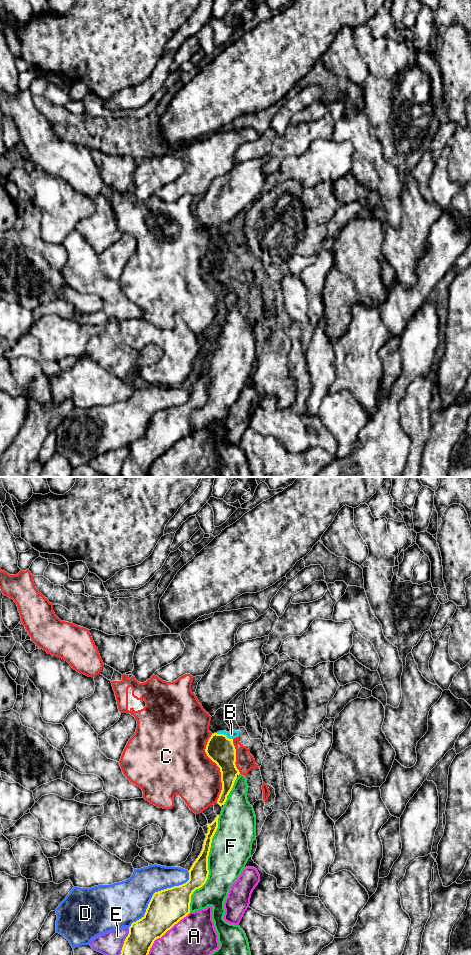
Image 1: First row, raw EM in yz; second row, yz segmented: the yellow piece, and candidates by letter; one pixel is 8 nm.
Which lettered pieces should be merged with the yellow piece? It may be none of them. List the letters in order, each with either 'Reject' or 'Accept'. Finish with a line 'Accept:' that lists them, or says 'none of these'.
A: Reject
B: Reject
C: Reject
D: Reject
E: Reject
F: Reject
Accept: none of these

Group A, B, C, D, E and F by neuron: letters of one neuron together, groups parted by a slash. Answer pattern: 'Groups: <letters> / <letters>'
Groups: A / B C / D / E / F

